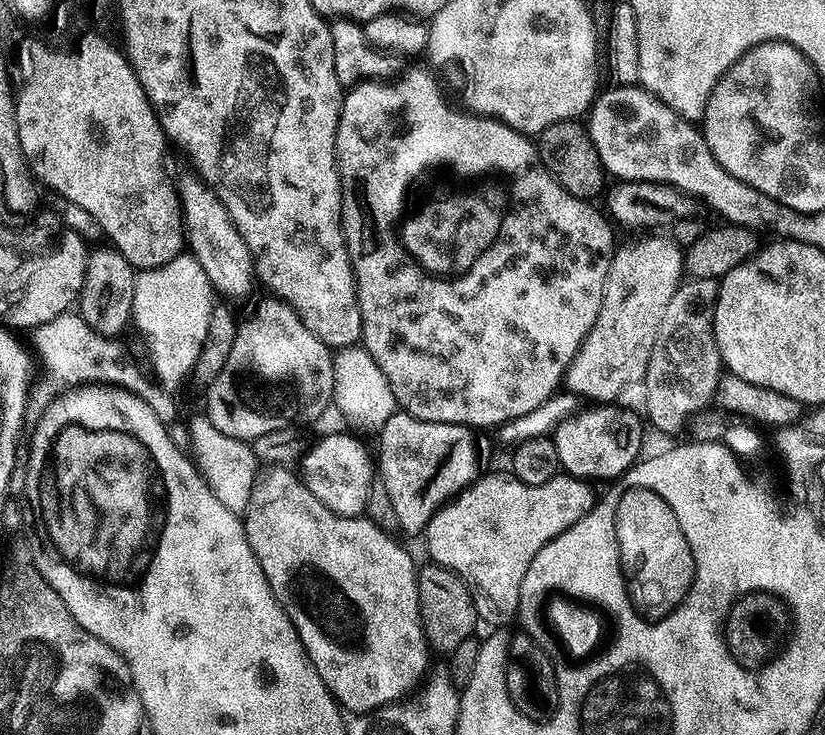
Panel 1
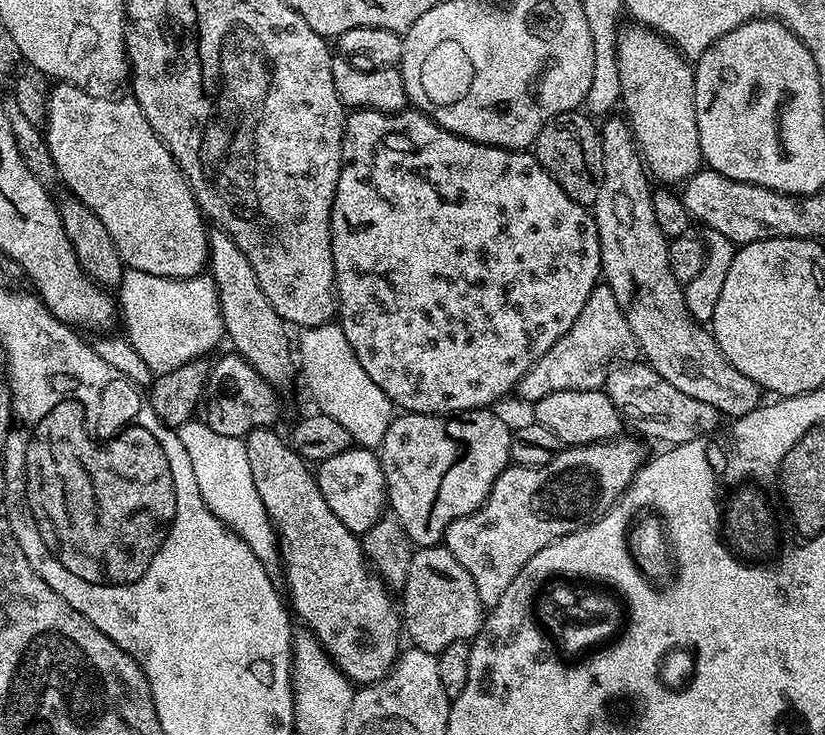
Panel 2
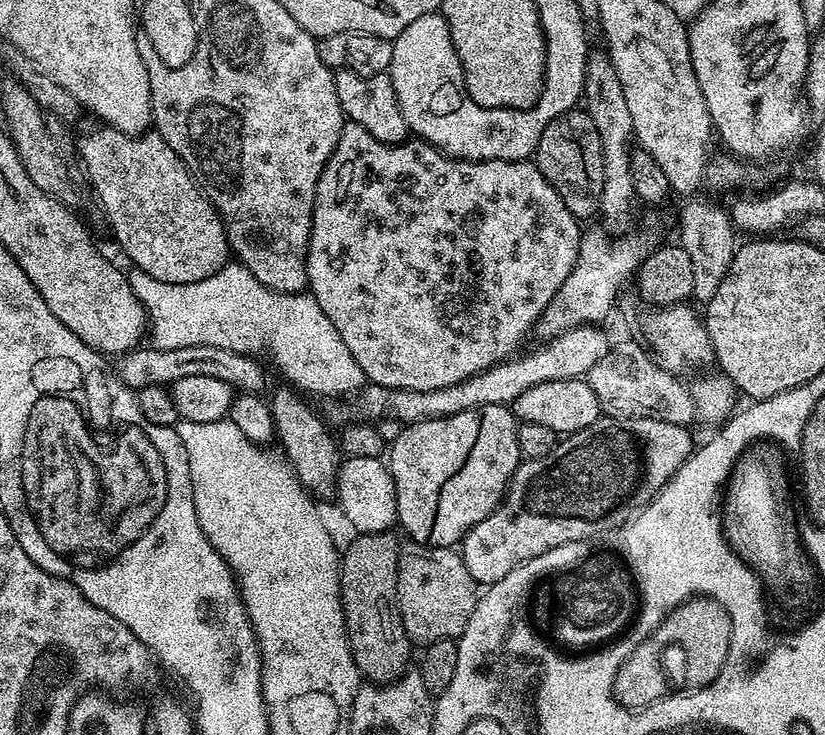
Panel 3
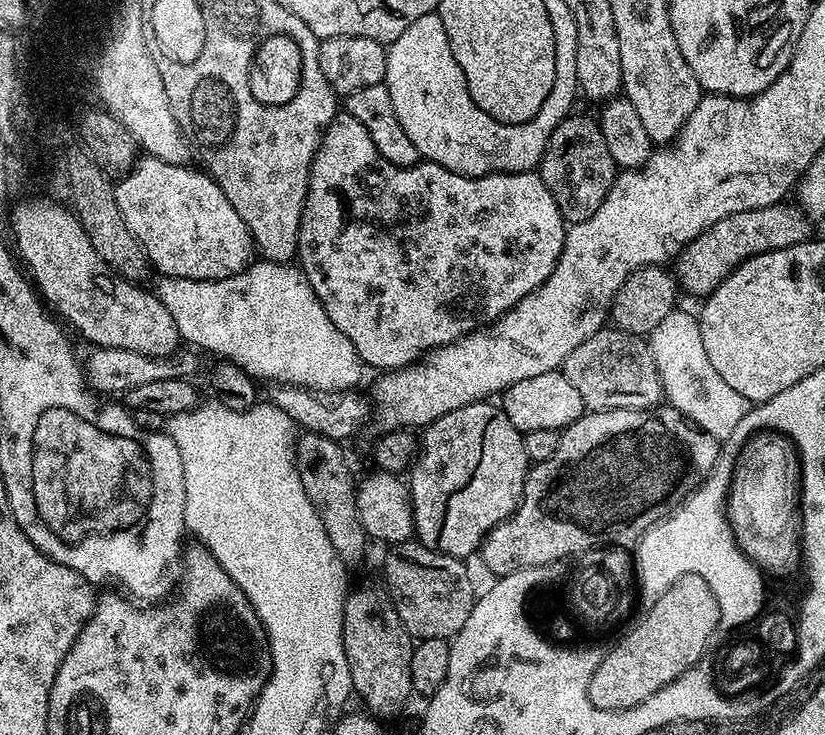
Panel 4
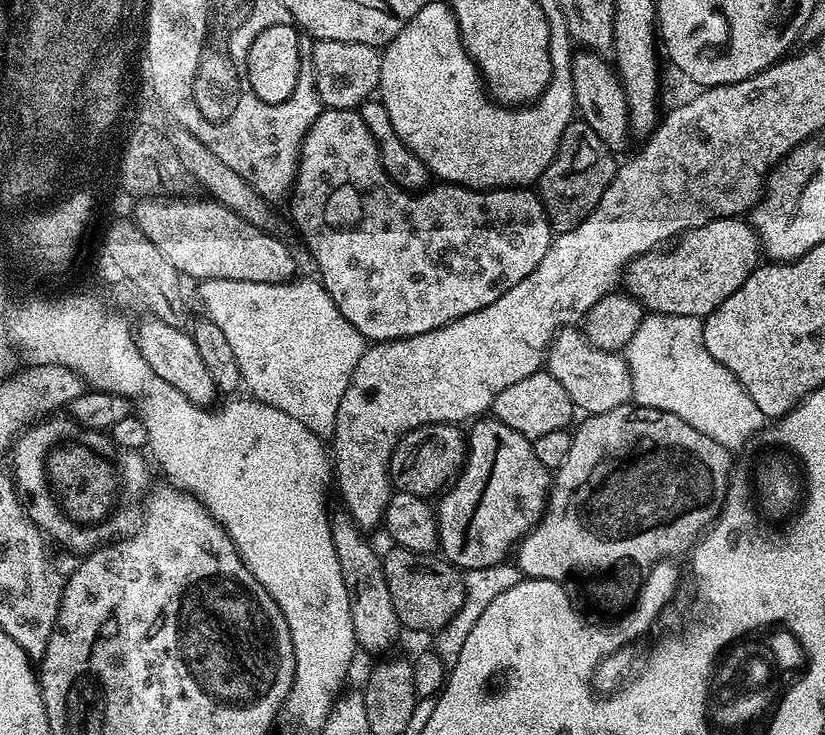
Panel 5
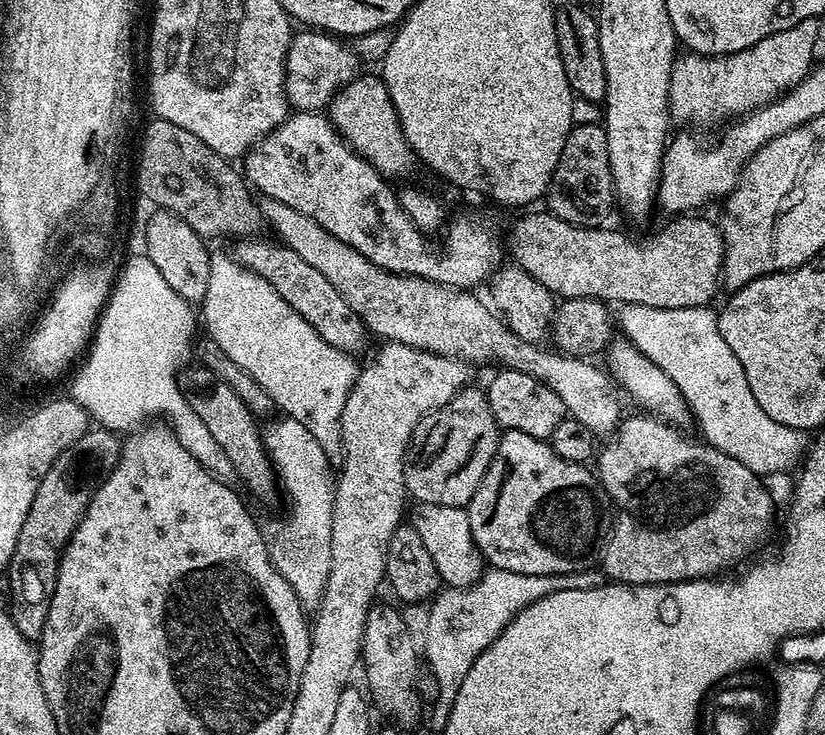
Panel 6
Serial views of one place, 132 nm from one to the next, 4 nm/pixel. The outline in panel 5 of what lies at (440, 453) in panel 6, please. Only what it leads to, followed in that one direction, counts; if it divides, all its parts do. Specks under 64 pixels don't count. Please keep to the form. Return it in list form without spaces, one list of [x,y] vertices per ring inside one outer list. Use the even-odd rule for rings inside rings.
[[[426,424],[415,428],[399,440],[392,452],[389,477],[401,492],[414,494],[425,500],[441,493],[459,473],[467,457],[465,433],[457,425]]]

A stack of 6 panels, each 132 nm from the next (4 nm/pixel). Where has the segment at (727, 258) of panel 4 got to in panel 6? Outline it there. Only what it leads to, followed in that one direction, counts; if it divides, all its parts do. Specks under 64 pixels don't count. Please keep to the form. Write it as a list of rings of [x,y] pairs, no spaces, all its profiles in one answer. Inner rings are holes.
[[[547,210],[541,212],[532,212],[529,216],[524,216],[512,228],[508,240],[506,236],[506,248],[510,253],[511,259],[520,265],[522,270],[526,270],[526,274],[530,274],[538,282],[542,282],[542,286],[546,286],[546,290],[550,290],[553,297],[563,298],[564,300],[577,300],[578,298],[586,298],[587,300],[602,300],[609,306],[619,306],[622,304],[637,304],[638,306],[654,306],[655,308],[665,308],[666,310],[682,310],[683,308],[702,308],[711,305],[712,299],[716,296],[716,291],[721,291],[722,277],[724,275],[724,235],[720,233],[719,227],[715,223],[712,224],[708,220],[703,220],[700,214],[680,214],[665,226],[661,232],[656,232],[653,236],[648,236],[645,240],[631,240],[624,232],[615,232],[609,226],[597,226],[594,228],[583,228],[577,224],[566,222],[562,218],[553,216]]]

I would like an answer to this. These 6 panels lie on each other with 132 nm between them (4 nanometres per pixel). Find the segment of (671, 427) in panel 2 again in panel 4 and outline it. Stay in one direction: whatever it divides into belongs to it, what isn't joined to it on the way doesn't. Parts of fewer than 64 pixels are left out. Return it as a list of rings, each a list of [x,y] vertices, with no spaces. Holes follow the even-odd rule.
[[[615,326],[600,328],[582,346],[566,358],[562,369],[565,378],[578,390],[585,409],[590,412],[623,408],[655,409],[662,400],[660,375],[652,357],[649,341],[642,336],[622,332]]]

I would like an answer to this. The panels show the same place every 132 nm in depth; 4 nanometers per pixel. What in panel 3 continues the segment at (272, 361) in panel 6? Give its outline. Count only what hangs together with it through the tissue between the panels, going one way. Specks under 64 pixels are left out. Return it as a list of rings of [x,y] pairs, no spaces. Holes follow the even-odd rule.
[[[229,262],[210,278],[202,278],[202,282],[189,284],[158,282],[138,267],[133,267],[131,271],[127,273],[130,290],[134,290],[148,316],[147,331],[150,333],[151,347],[178,350],[178,346],[222,346],[226,350],[245,354],[269,352],[276,359],[281,374],[292,383],[289,385],[295,386],[304,394],[317,392],[320,396],[340,398],[336,396],[344,396],[352,391],[355,393],[366,383],[364,371],[360,369],[358,362],[354,362],[354,354],[346,350],[346,342],[342,342],[342,334],[334,330],[334,322],[330,322],[330,318],[322,314],[322,306],[318,306],[318,302],[310,294],[270,290],[262,286],[262,282],[258,282],[258,278],[254,278],[254,274],[250,274],[250,270],[246,270],[239,262]]]

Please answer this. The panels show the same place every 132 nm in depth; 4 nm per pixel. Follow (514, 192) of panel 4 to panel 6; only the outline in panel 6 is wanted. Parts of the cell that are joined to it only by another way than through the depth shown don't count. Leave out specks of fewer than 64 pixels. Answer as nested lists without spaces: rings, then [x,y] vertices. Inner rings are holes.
[[[293,111],[272,133],[263,136],[260,141],[243,157],[243,175],[249,185],[261,197],[286,202],[286,206],[294,206],[294,210],[302,210],[302,214],[314,218],[318,226],[330,230],[334,238],[346,242],[362,258],[374,262],[387,272],[397,272],[400,276],[420,276],[435,284],[445,284],[447,288],[476,290],[480,283],[487,281],[497,268],[501,267],[506,256],[506,248],[490,229],[484,225],[480,216],[456,216],[447,221],[443,233],[444,245],[440,248],[440,256],[432,256],[432,248],[428,245],[429,237],[414,226],[414,222],[402,210],[393,185],[370,162],[366,162],[345,140],[342,139],[327,115],[320,112]]]

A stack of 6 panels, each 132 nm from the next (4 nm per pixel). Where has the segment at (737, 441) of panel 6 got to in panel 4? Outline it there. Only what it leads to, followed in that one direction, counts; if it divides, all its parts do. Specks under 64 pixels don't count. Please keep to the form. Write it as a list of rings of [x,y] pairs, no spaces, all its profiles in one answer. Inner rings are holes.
[[[673,310],[670,314],[666,314],[666,318],[662,318],[662,322],[658,322],[658,326],[650,333],[650,347],[660,375],[663,399],[676,411],[682,413],[685,420],[695,424],[718,442],[727,441],[729,436],[736,435],[738,422],[742,422],[742,418],[746,418],[750,401],[742,394],[738,394],[738,390],[728,386],[718,374],[718,370],[714,370],[714,366],[710,366],[710,358],[706,358],[706,346],[702,346],[699,319],[693,313],[691,316],[688,312],[680,311]]]

